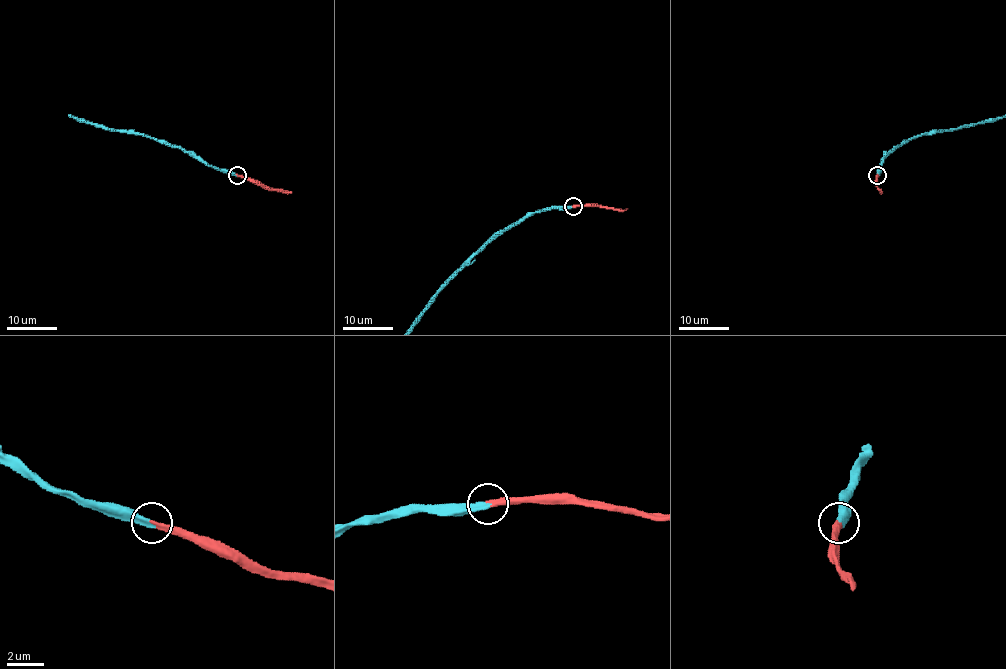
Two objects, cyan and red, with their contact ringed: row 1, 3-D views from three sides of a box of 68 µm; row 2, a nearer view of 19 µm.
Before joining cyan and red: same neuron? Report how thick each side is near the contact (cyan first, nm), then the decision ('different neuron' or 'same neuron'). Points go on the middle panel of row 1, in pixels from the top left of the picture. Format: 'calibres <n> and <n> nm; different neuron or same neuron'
calibres 360 and 320 nm; same neuron

